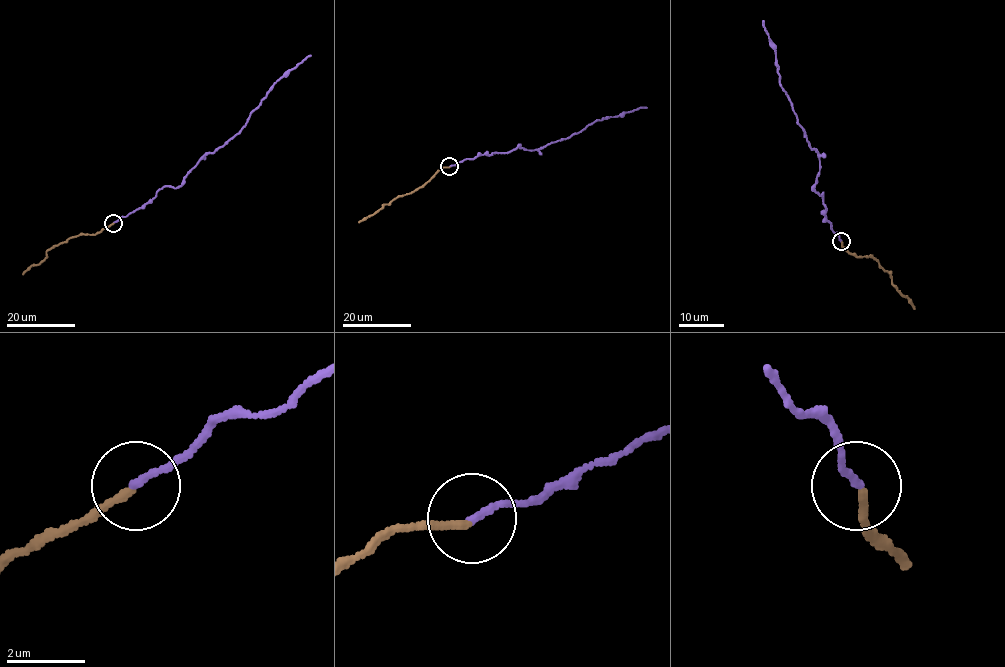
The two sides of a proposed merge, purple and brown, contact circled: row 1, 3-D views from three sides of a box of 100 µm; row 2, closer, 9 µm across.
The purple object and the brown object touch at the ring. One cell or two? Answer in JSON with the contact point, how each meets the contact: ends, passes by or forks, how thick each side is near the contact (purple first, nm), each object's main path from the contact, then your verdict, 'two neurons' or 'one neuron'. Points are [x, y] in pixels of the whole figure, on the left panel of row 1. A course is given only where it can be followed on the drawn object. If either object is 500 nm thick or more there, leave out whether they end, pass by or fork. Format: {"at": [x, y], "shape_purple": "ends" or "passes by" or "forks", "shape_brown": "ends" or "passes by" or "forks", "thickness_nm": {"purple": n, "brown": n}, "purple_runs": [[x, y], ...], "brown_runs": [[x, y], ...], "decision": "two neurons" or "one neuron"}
{"at": [113, 223], "shape_purple": "ends", "shape_brown": "ends", "thickness_nm": {"purple": 190, "brown": 190}, "purple_runs": [[113, 223], [144, 206], [163, 187], [178, 188], [202, 157], [222, 147], [237, 133], [270, 88], [311, 55]], "brown_runs": [[113, 223], [94, 234], [68, 238], [48, 250], [43, 260], [23, 274]], "decision": "two neurons"}

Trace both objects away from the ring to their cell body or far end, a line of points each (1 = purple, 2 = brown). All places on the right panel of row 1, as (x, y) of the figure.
1: (841, 241), (825, 219), (823, 193), (814, 189), (820, 155), (780, 85), (764, 20)
2: (841, 241), (842, 246), (857, 256), (872, 256), (876, 259), (890, 274), (893, 286), (915, 308)

